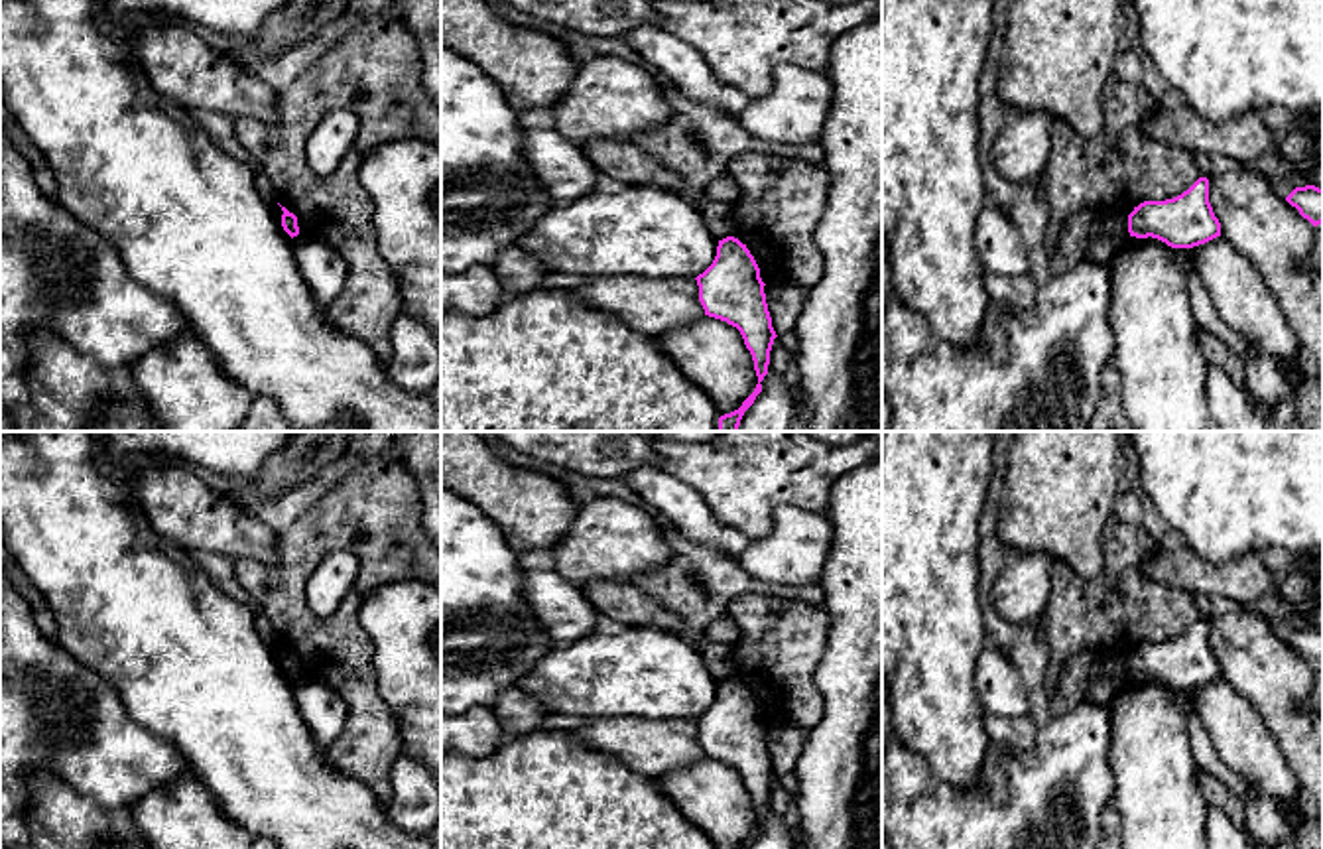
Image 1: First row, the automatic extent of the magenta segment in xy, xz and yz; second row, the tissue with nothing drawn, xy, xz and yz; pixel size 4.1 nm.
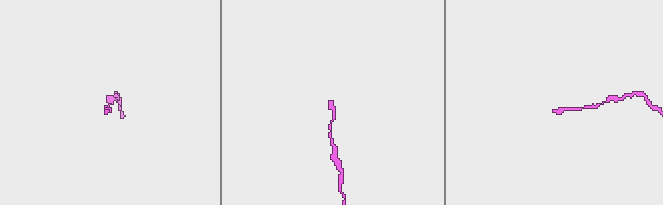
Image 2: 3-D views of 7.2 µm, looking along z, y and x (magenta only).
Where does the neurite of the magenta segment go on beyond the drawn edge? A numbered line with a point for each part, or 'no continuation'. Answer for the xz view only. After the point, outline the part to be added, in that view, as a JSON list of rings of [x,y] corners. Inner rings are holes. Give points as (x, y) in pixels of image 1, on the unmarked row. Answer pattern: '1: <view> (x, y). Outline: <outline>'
no continuation

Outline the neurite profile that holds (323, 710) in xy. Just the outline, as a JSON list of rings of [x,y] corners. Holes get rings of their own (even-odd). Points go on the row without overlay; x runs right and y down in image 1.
[[[299,676],[293,678],[293,697],[315,741],[327,751],[346,725],[345,699],[333,687]]]

